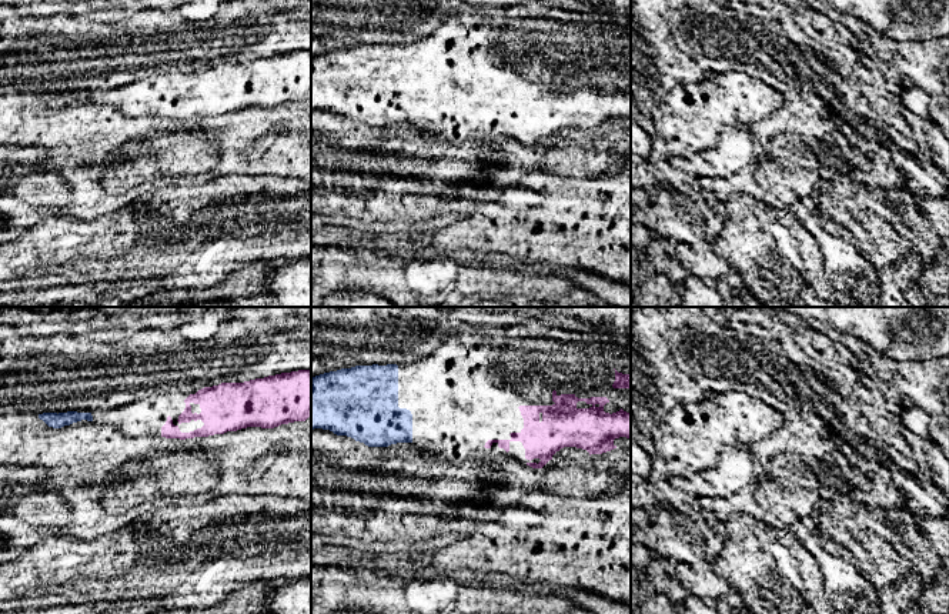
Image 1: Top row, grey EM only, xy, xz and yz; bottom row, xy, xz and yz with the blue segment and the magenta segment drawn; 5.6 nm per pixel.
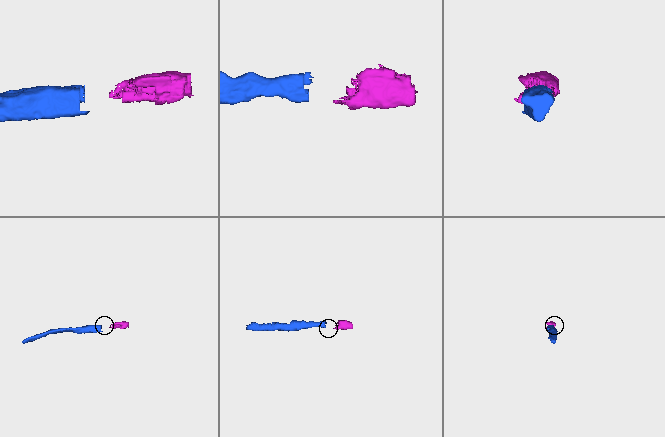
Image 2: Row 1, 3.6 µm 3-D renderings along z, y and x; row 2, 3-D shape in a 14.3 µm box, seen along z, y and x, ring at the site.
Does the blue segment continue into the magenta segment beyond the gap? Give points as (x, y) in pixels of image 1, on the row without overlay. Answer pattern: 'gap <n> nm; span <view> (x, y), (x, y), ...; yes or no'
gap 400 nm; span xy (92, 100), (161, 107); yes

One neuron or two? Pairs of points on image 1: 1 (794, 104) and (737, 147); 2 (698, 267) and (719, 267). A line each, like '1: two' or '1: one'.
1: two
2: one

